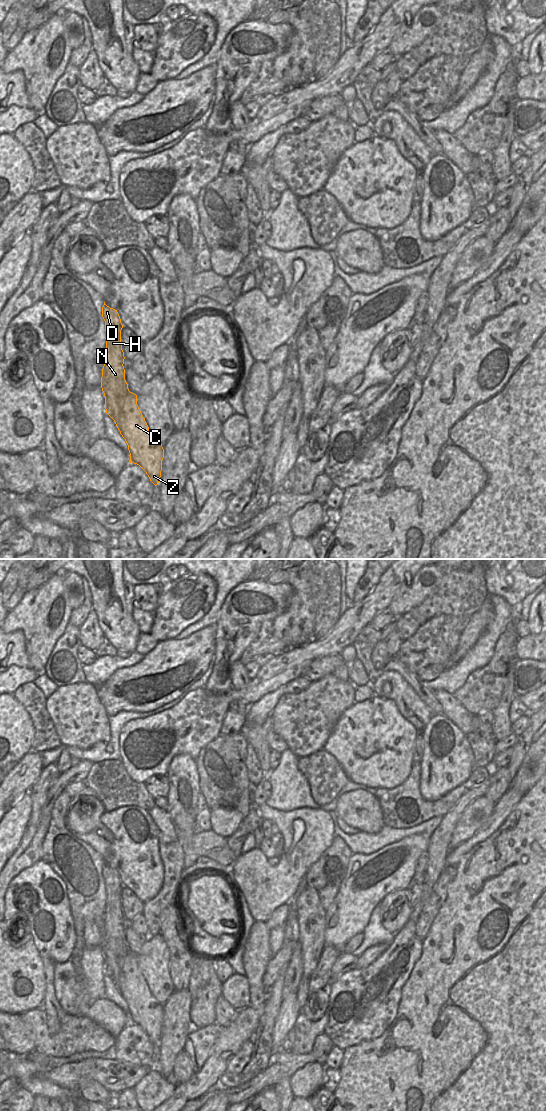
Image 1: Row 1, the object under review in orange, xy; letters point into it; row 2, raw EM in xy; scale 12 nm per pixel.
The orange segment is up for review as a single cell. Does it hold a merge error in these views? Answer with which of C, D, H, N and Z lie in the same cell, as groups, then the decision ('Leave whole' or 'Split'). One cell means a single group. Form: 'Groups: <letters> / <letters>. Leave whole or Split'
Groups: C Z / D H N. Split.

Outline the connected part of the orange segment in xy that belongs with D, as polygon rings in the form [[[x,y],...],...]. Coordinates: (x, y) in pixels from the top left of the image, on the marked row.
[[[104,302],[102,317],[105,321],[106,349],[105,369],[102,369],[101,388],[104,396],[122,395],[129,393],[122,364],[121,330],[123,325],[117,310],[110,308]]]

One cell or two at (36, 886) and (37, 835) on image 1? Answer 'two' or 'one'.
two

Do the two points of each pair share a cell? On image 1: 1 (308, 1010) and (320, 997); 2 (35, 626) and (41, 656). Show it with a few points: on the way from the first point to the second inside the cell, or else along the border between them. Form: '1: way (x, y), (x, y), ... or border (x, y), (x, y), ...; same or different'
1: way (312, 1006), (313, 999), (316, 997); same
2: way (39, 633), (39, 649); same

